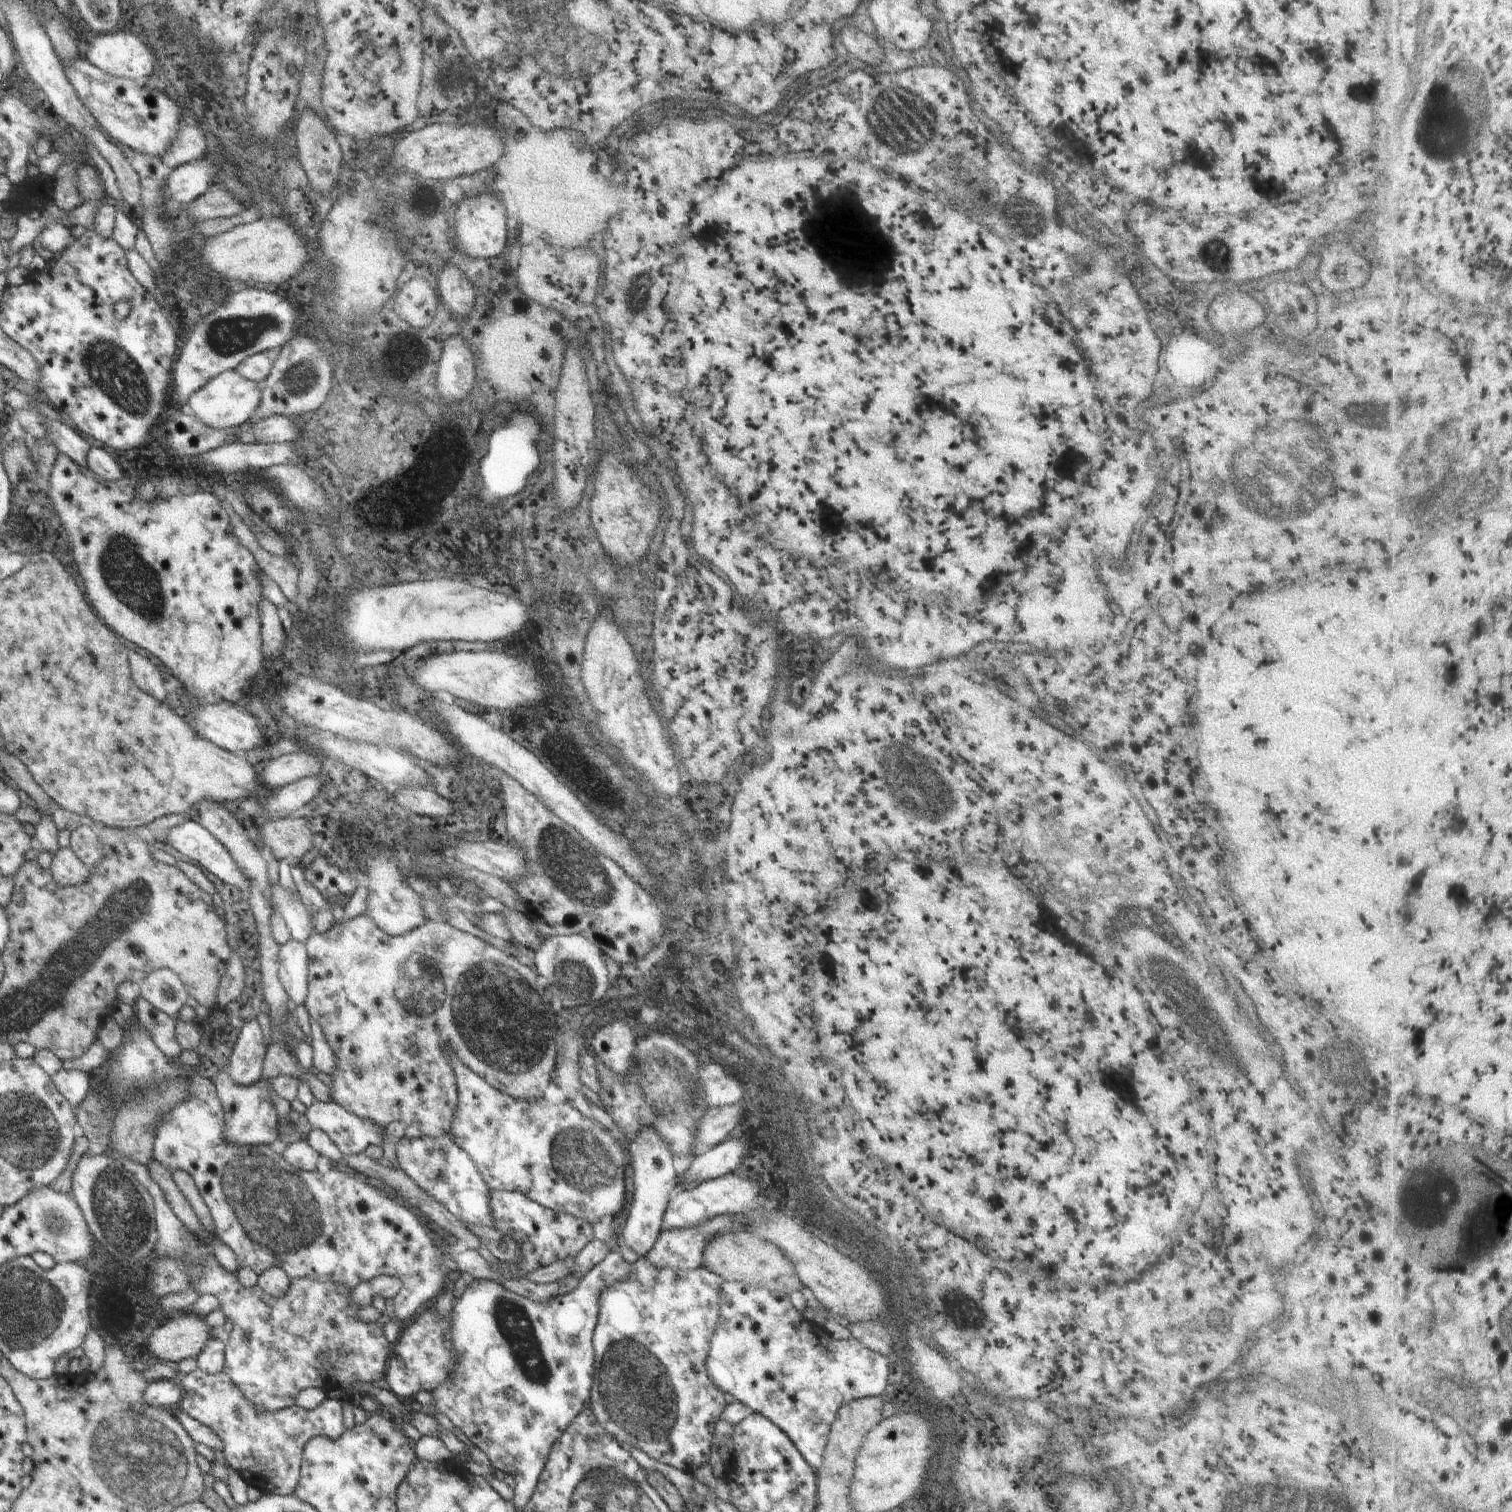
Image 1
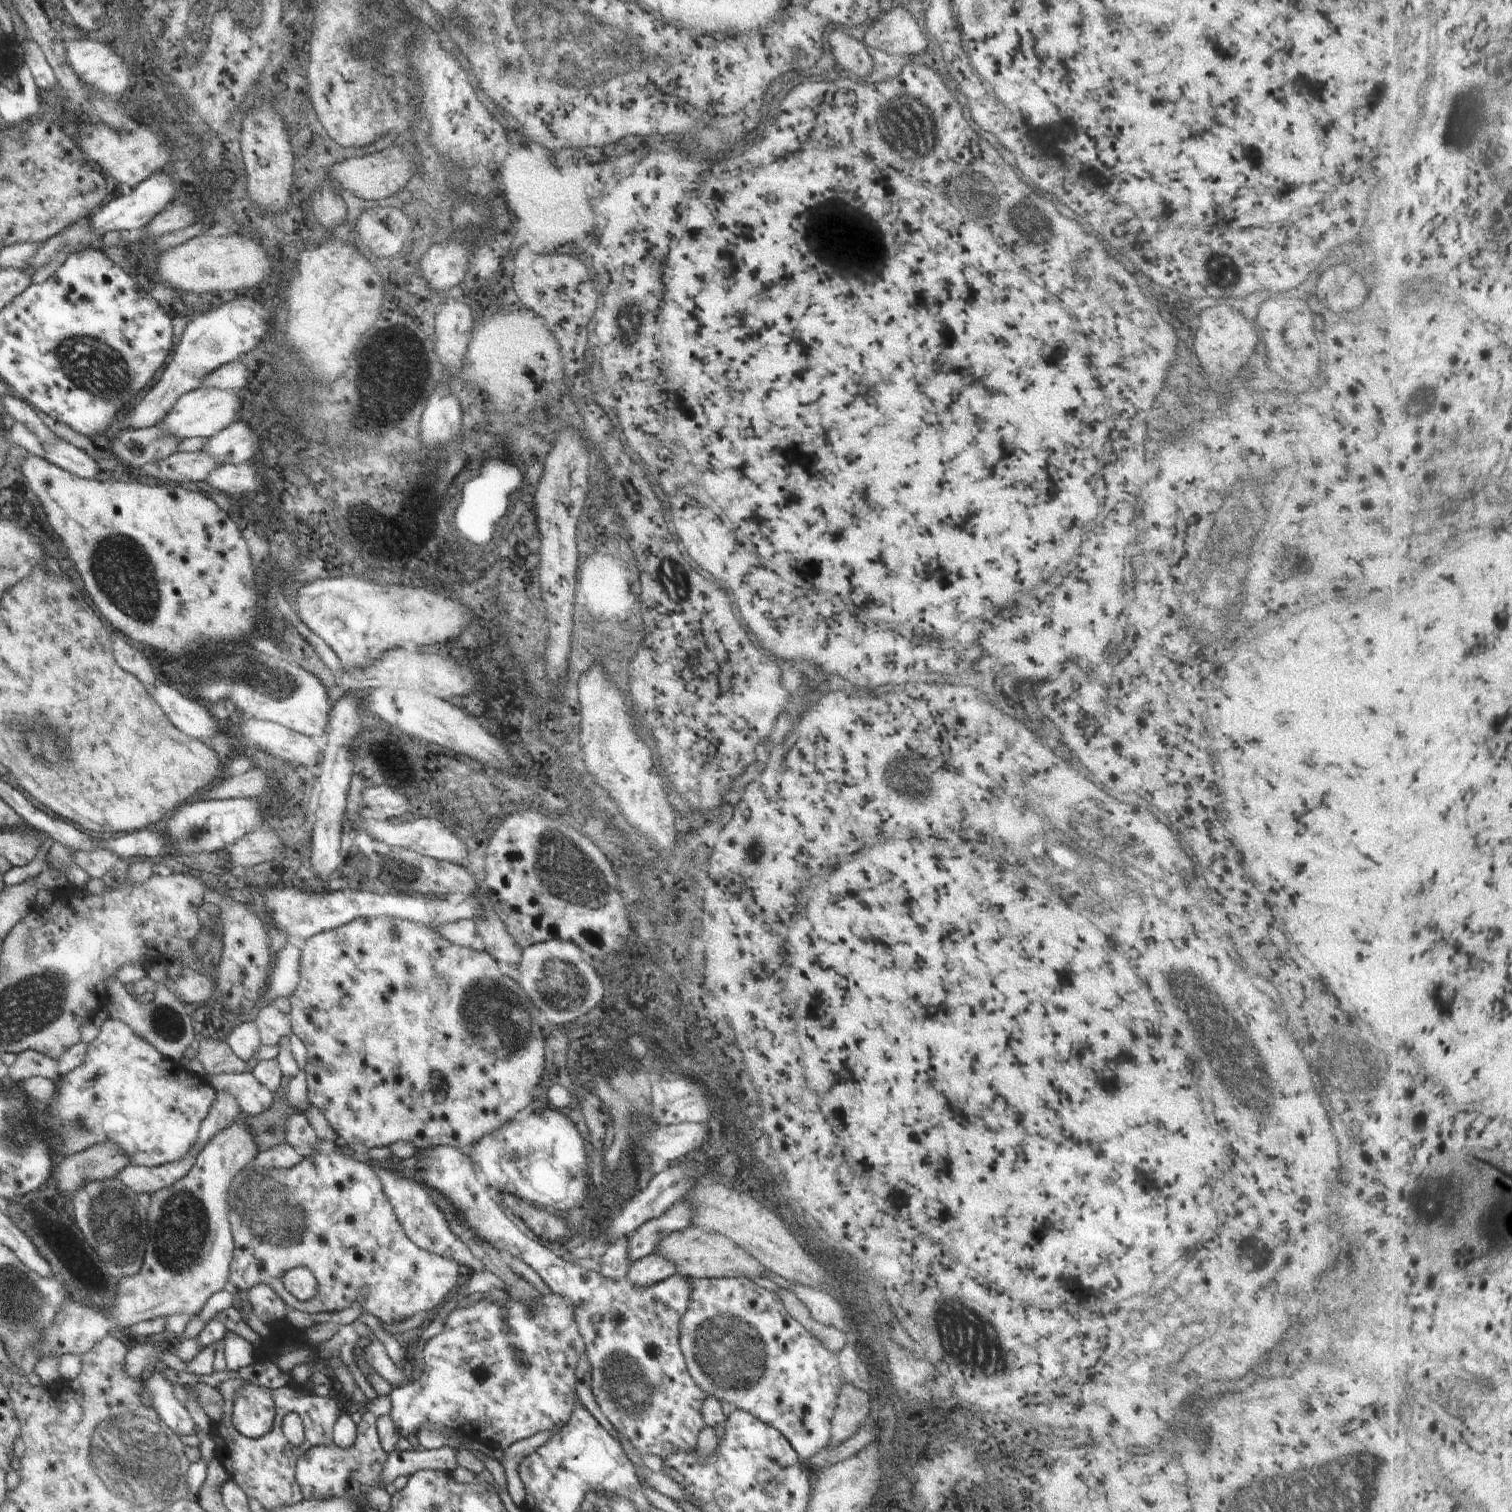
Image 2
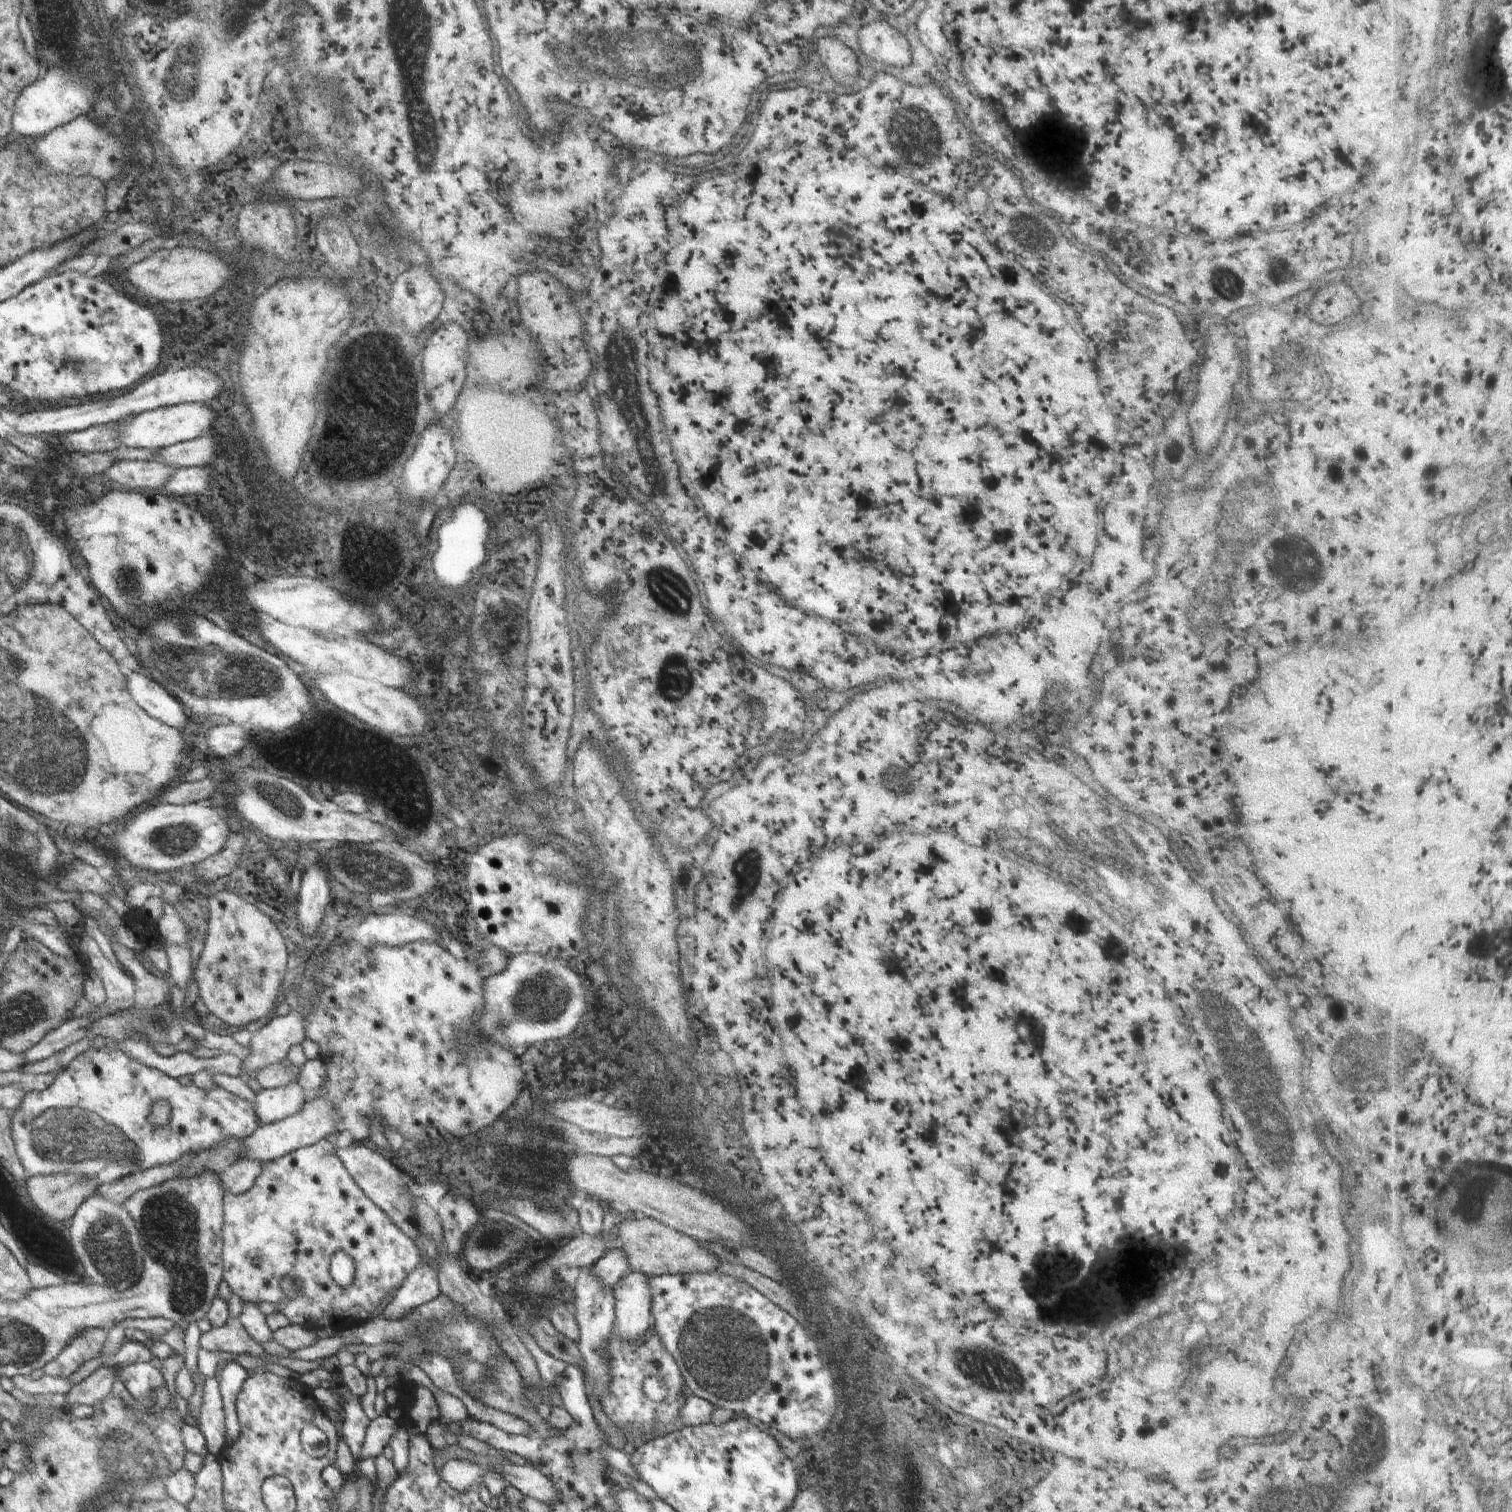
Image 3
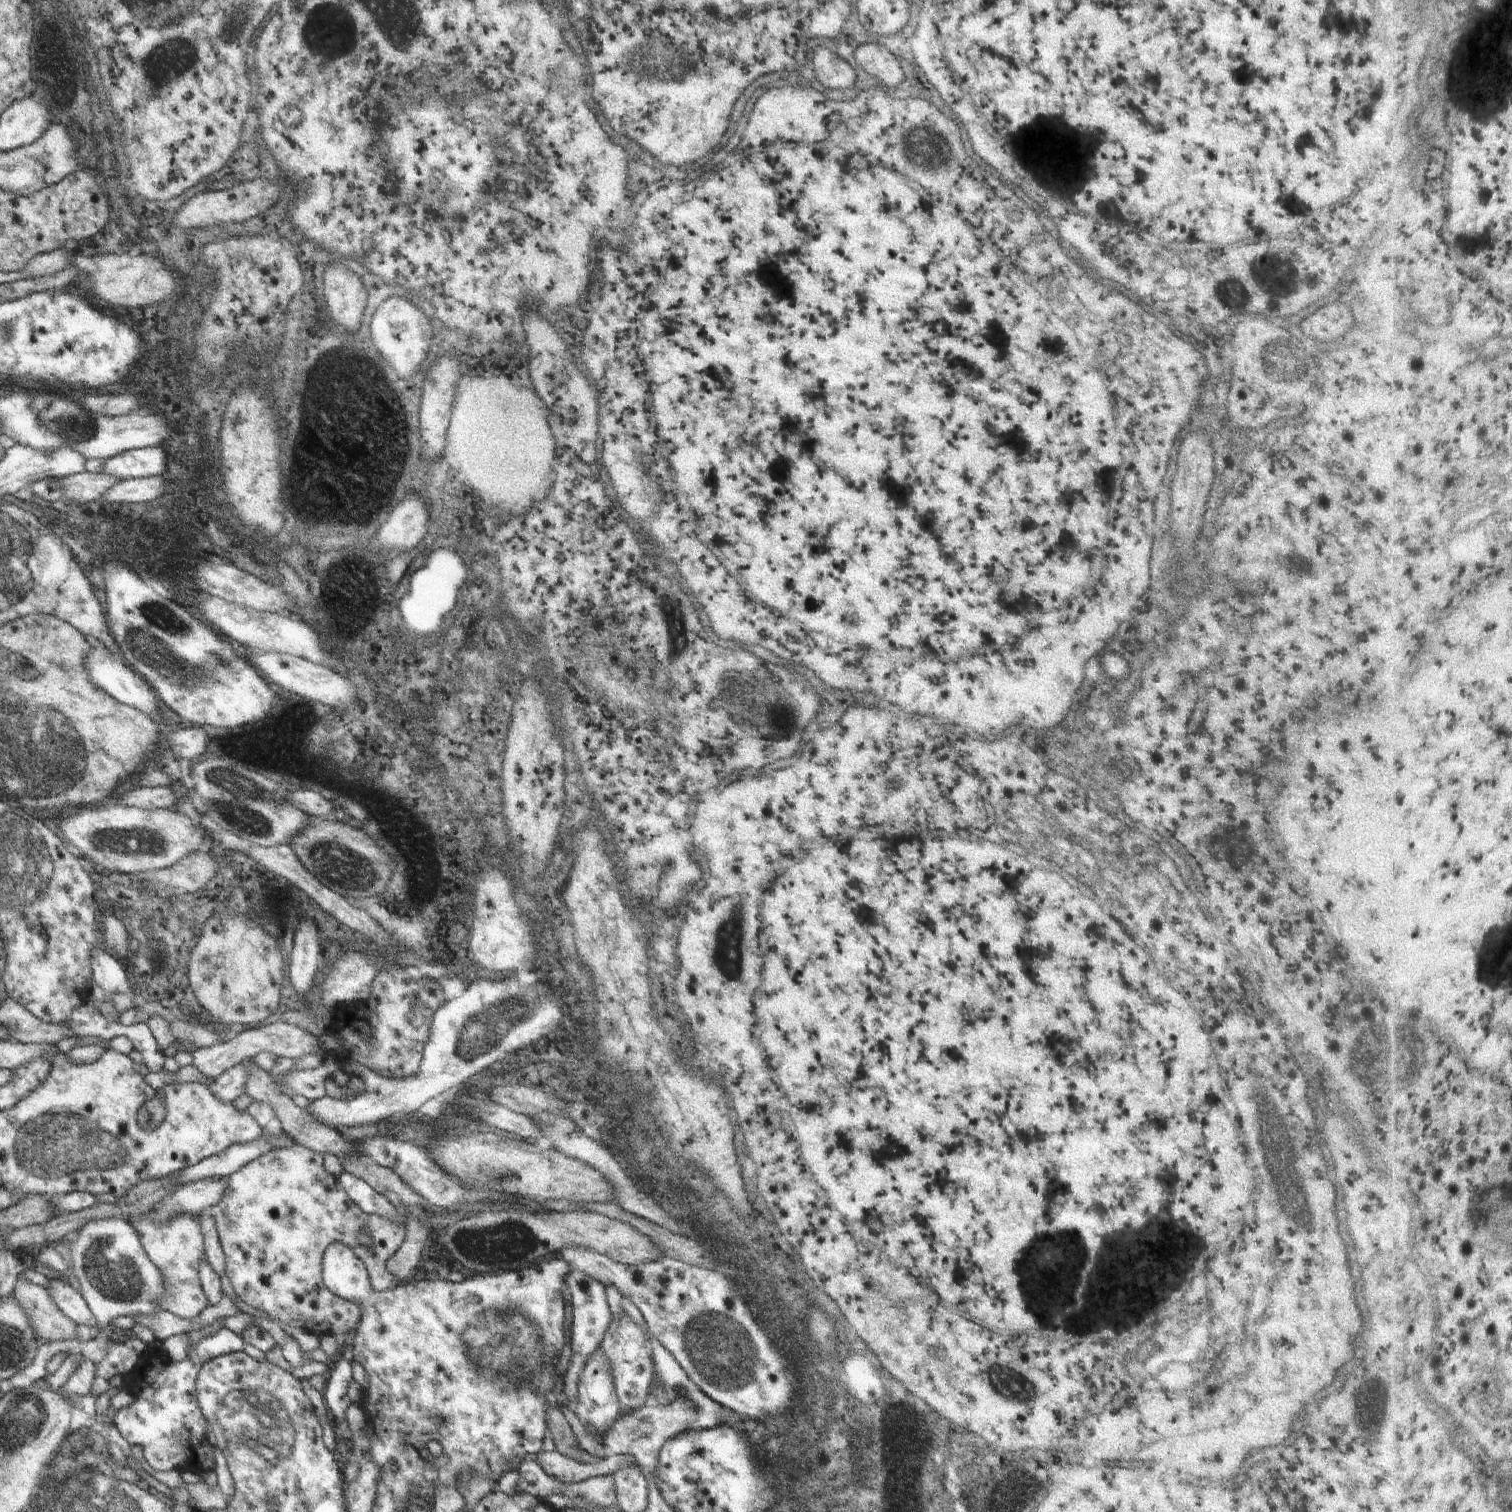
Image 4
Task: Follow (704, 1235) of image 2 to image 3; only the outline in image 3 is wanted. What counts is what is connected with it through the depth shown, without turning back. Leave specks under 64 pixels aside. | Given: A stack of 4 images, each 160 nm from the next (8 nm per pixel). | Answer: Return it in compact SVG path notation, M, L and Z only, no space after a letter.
M646 1216L636 1219L619 1219L613 1231L616 1232L616 1242L627 1254L632 1271L642 1271L650 1277L718 1272L717 1268L721 1261L718 1255L712 1253L696 1239L662 1224L659 1220Z

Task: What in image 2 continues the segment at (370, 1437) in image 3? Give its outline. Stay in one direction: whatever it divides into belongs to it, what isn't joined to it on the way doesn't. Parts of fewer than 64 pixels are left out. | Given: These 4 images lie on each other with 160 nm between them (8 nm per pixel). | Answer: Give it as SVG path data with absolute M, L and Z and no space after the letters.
M548 1293L541 1295L531 1304L530 1308L526 1308L523 1302L512 1298L506 1294L504 1300L496 1302L488 1296L484 1296L469 1306L454 1309L447 1317L440 1334L433 1335L427 1338L427 1343L424 1348L424 1371L417 1381L411 1381L405 1385L397 1386L392 1389L392 1408L390 1416L394 1424L398 1427L400 1434L406 1437L408 1434L416 1434L418 1429L421 1429L428 1423L436 1423L449 1429L454 1429L464 1437L472 1441L481 1439L485 1440L492 1447L492 1450L500 1449L503 1452L514 1443L518 1441L529 1439L535 1434L544 1433L545 1431L554 1431L566 1426L570 1420L574 1410L574 1400L576 1400L576 1384L578 1378L576 1377L576 1366L580 1359L586 1358L585 1342L578 1330L577 1320L574 1316L575 1312L573 1304L568 1297L559 1295L558 1293Z

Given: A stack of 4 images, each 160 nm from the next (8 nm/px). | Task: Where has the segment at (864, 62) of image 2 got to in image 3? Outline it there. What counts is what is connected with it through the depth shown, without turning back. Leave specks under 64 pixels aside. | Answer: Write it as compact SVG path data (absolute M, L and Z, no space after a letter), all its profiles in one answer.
M820 38L818 40L818 54L822 64L828 68L828 72L836 78L836 80L846 80L860 76L858 70L858 60L854 56L854 52L842 44L836 38Z

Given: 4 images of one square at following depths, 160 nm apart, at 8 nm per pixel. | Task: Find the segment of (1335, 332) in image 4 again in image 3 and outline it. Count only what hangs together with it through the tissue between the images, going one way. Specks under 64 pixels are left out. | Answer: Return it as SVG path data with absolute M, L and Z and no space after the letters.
M1338 282L1316 292L1308 312L1314 322L1330 326L1352 316L1352 312L1360 312L1360 300L1348 284Z

